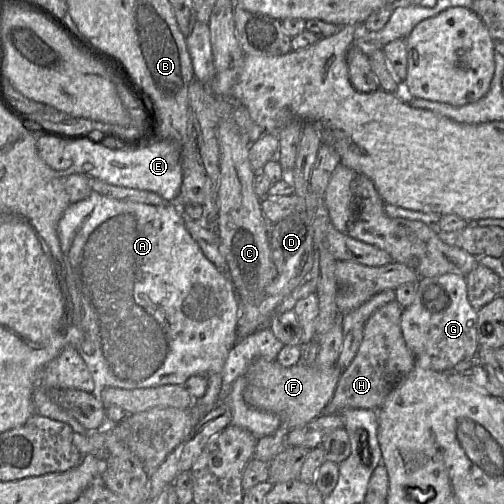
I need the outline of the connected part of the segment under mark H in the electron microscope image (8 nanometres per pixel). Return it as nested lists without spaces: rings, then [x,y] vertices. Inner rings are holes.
[[[393,300],[378,308],[363,327],[363,339],[350,365],[339,378],[333,396],[322,414],[336,414],[349,408],[378,410],[388,394],[415,367],[417,358],[407,347],[402,330],[404,308]]]

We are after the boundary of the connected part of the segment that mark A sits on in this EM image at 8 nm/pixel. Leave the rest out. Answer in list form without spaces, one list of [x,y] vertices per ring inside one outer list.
[[[92,191],[91,194],[78,202],[70,203],[63,213],[57,233],[64,257],[67,258],[75,277],[77,290],[81,298],[83,318],[81,331],[82,342],[73,347],[81,355],[93,378],[95,386],[116,387],[121,389],[149,388],[168,384],[182,385],[189,377],[204,375],[208,379],[205,395],[194,401],[204,415],[218,404],[218,395],[222,384],[222,371],[230,350],[236,344],[236,326],[239,317],[239,299],[229,278],[209,261],[199,245],[191,237],[182,217],[182,207],[174,202],[166,205],[147,205],[108,198]]]

